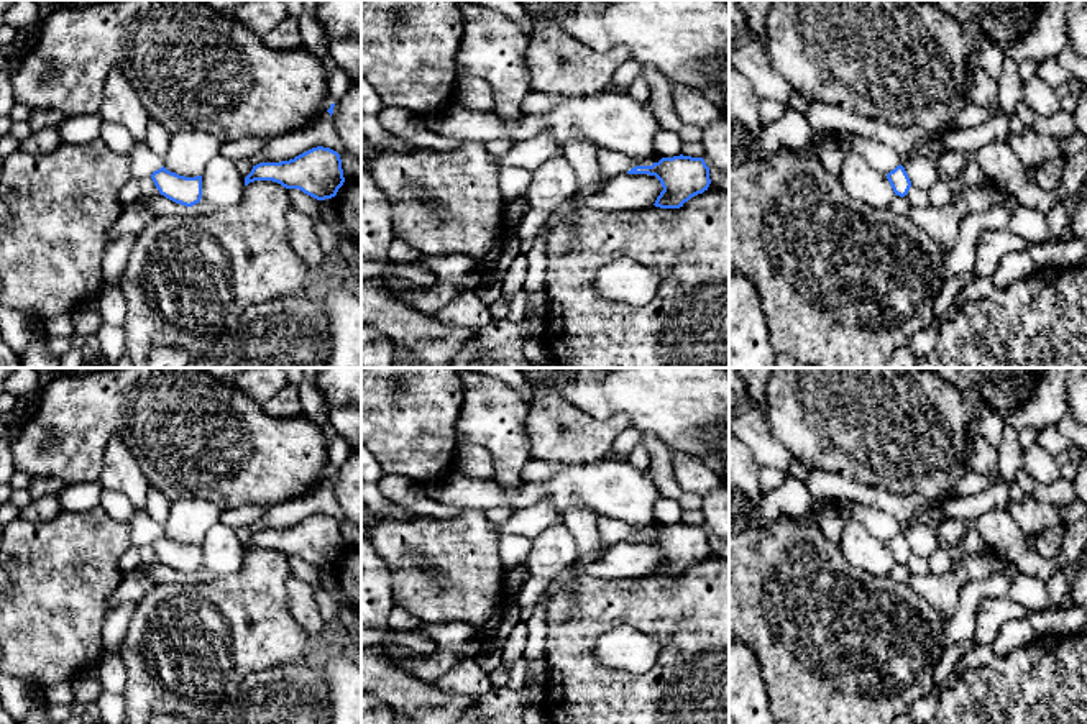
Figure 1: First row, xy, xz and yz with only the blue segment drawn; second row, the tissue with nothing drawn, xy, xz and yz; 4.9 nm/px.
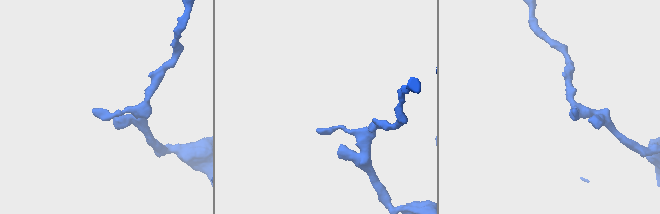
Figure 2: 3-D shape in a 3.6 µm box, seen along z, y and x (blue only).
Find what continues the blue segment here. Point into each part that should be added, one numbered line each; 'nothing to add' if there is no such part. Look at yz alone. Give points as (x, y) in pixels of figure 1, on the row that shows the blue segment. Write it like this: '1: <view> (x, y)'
nothing to add

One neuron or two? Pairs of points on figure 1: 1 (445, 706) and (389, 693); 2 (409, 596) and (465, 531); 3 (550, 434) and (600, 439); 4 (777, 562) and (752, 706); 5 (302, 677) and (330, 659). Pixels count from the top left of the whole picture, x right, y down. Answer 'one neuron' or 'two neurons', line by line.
1: one neuron
2: one neuron
3: one neuron
4: two neurons
5: two neurons

